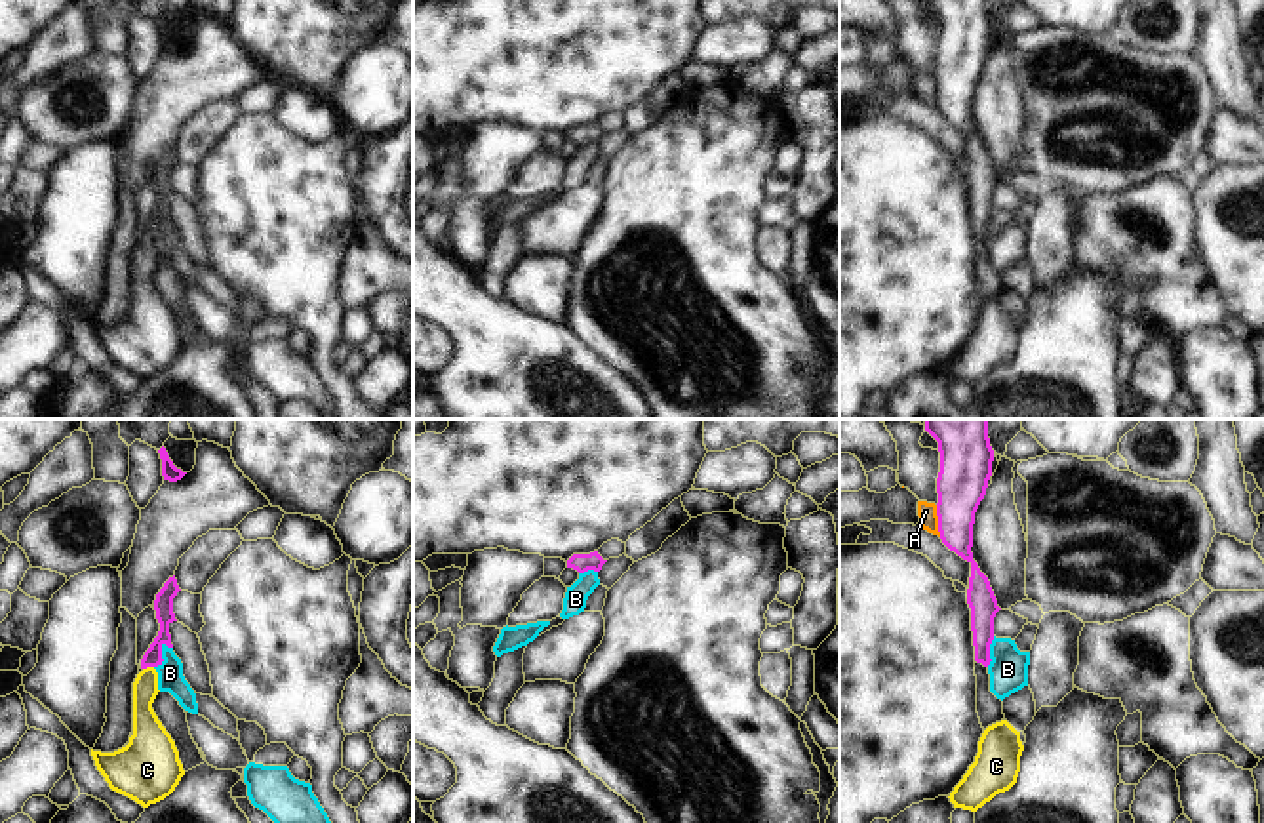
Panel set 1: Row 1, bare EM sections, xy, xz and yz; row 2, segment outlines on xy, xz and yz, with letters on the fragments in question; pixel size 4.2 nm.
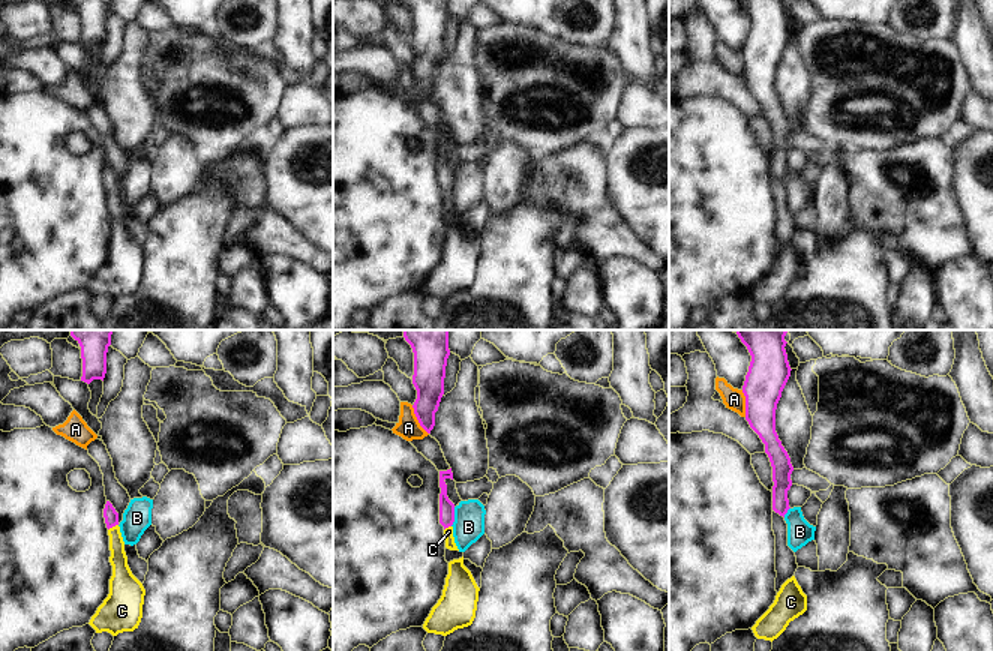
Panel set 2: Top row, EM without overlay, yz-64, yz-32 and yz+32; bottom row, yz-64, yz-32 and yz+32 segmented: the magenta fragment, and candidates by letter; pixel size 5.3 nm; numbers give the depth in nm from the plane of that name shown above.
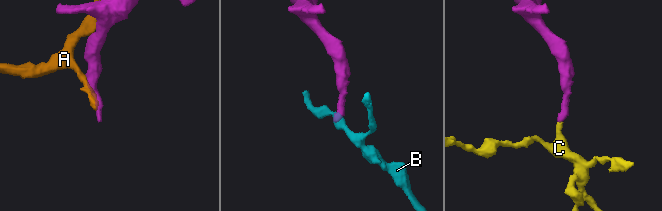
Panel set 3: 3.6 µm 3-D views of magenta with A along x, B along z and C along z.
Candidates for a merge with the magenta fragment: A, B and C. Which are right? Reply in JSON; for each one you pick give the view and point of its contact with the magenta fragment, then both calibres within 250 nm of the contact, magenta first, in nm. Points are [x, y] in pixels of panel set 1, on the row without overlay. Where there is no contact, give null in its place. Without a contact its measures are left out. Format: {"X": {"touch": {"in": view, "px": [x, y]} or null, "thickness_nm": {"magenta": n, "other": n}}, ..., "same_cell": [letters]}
{"C": {"touch": {"in": "xy", "px": [147, 239]}, "thickness_nm": {"magenta": 80, "other": 110}}, "same_cell": ["C"]}

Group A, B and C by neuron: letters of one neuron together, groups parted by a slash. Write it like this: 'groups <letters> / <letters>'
groups A / B / C

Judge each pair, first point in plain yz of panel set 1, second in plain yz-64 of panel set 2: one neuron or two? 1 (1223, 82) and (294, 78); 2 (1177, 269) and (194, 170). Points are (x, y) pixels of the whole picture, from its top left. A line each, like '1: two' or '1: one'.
1: two
2: two

